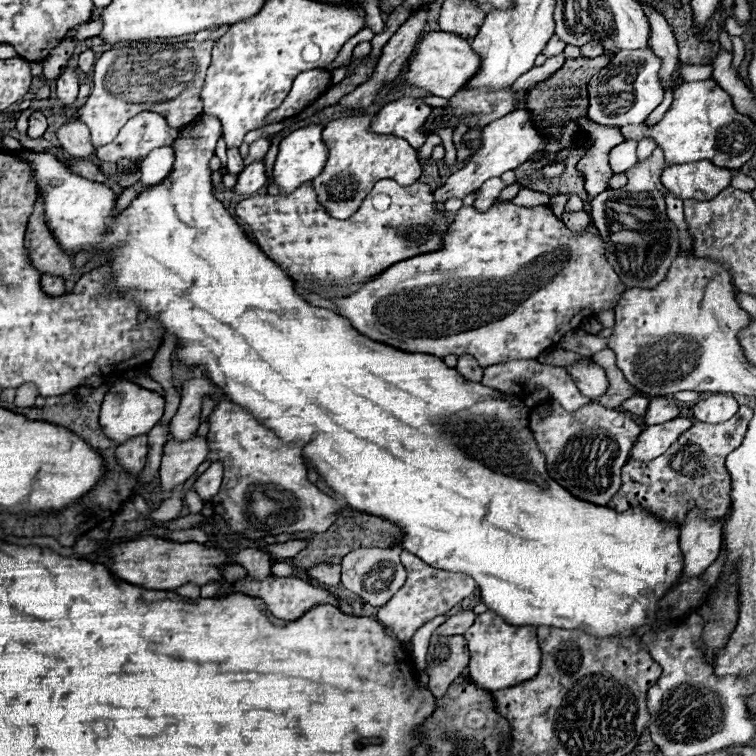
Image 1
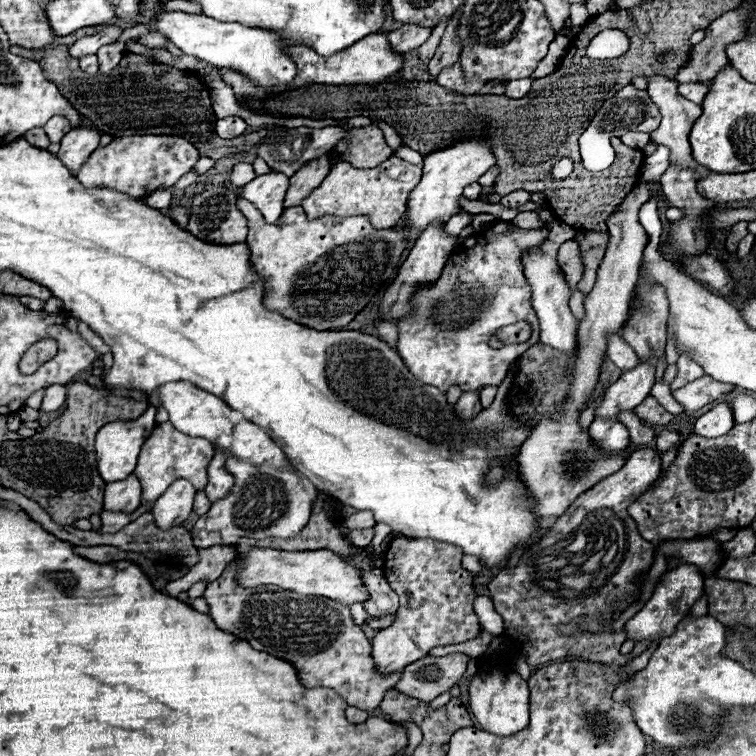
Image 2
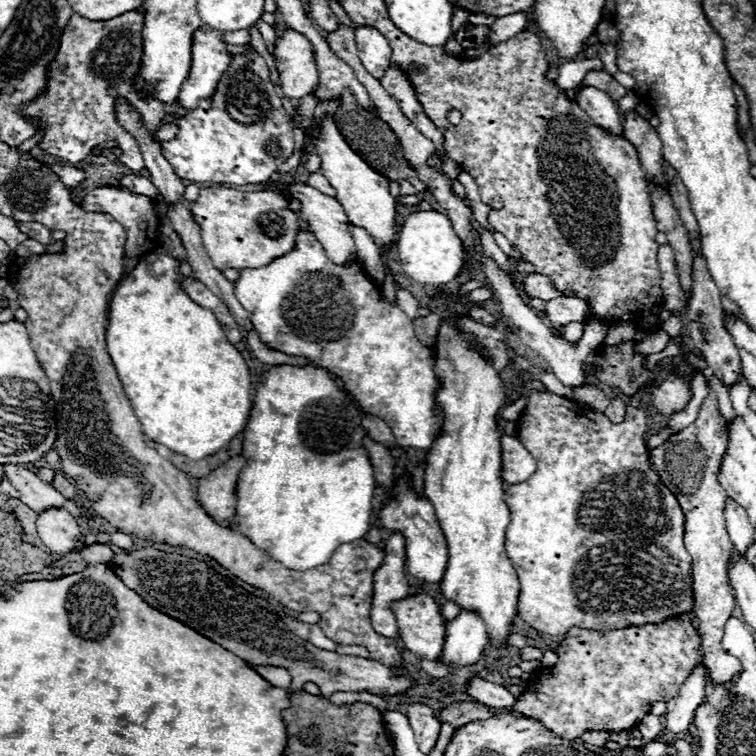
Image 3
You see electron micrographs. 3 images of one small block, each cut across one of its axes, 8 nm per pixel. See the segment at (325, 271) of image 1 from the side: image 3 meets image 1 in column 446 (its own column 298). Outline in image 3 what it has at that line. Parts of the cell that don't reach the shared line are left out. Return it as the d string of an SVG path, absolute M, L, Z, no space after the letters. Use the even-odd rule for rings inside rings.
M202 188L198 200L190 202L194 222L200 228L202 246L218 270L260 268L290 252L302 228L300 218L288 208L282 192L240 192L232 188Z

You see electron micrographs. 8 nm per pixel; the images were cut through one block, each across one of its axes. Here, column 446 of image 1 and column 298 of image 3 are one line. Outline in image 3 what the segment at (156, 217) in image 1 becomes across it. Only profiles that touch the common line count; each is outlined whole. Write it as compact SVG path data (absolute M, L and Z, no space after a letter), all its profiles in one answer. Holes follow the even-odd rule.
M276 366L276 368L268 370L262 376L262 382L256 384L250 418L244 428L242 456L246 458L246 466L244 466L244 470L240 470L238 484L236 484L236 514L234 514L234 518L238 522L236 530L240 534L248 536L254 542L254 546L268 552L276 562L284 564L290 570L300 570L300 572L326 564L332 558L332 554L338 550L338 546L364 538L364 534L370 530L370 514L372 514L372 498L374 498L376 480L374 480L370 456L368 456L366 448L362 448L362 438L364 438L364 428L362 428L360 412L352 406L352 402L346 398L346 394L336 388L334 380L328 376L326 370L316 368L316 366Z

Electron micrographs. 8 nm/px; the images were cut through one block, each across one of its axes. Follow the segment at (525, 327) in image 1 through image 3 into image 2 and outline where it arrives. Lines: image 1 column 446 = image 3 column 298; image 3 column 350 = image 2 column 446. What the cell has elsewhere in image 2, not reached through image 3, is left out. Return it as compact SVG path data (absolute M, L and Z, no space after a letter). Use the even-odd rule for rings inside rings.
M496 220L492 222L490 228L484 229L478 234L478 244L472 250L462 250L450 256L450 260L446 262L442 276L422 288L412 304L416 306L416 310L412 312L412 316L404 318L398 322L398 352L402 356L402 360L406 362L406 366L410 368L410 372L422 380L428 386L436 386L440 392L448 392L450 386L460 386L462 392L470 392L470 390L482 390L484 386L500 386L508 374L508 366L512 360L516 360L520 354L524 354L530 346L538 344L538 318L536 312L532 310L532 294L530 294L530 286L526 284L524 278L524 270L522 270L522 250L538 246L544 242L548 230L522 230L510 222L502 222ZM516 322L528 322L532 326L532 336L528 342L512 346L506 344L500 350L494 350L488 346L488 338L502 326L508 324L516 324Z

